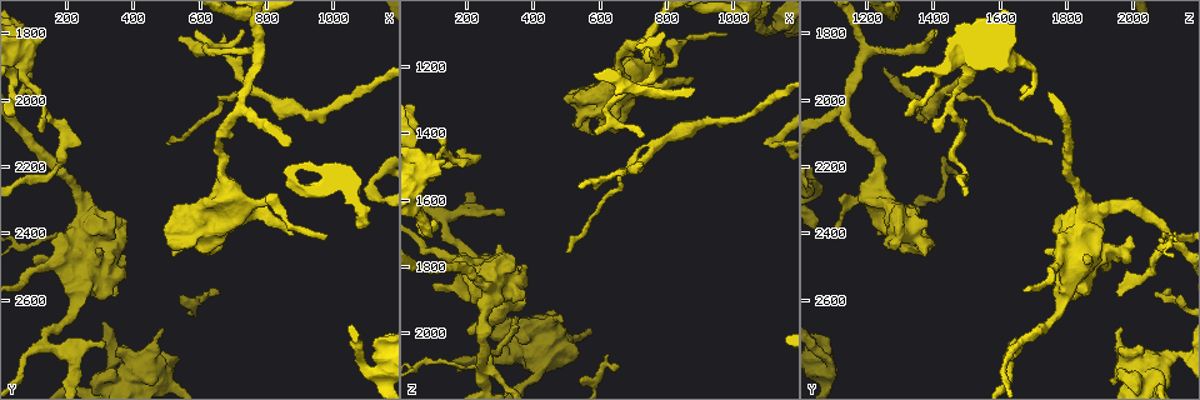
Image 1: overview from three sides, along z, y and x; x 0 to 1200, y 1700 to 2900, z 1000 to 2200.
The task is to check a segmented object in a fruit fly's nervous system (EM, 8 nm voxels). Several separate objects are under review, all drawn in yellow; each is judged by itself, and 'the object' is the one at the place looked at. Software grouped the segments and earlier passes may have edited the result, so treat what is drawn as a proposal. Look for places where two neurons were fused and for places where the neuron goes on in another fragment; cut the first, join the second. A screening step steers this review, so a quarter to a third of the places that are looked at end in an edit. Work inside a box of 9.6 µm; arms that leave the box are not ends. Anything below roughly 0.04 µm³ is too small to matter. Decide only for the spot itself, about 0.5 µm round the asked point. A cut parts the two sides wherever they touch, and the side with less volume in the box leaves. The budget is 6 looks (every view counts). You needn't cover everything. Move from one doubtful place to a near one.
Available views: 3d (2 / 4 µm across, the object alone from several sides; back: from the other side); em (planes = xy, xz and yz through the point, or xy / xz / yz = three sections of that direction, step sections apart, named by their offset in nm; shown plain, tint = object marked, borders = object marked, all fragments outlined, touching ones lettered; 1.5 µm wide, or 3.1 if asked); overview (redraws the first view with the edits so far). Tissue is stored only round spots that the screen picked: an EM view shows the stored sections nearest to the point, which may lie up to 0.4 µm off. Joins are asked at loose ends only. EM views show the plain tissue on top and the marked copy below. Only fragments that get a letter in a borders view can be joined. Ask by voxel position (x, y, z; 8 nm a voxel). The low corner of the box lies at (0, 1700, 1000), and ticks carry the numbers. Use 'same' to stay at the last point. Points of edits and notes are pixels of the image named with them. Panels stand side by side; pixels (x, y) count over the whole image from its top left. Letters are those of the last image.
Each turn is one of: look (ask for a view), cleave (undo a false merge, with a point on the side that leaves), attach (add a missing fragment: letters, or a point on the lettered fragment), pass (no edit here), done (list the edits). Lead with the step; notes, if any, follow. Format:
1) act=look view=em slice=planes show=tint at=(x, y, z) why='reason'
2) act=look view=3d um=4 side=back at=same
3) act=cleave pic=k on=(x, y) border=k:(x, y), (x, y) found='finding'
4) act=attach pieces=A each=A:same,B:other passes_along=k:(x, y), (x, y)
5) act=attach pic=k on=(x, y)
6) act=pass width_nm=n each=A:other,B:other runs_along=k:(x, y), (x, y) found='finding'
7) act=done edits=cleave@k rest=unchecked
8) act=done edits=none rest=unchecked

act=look view=3d um=2 at=(510, 2140, 1770)

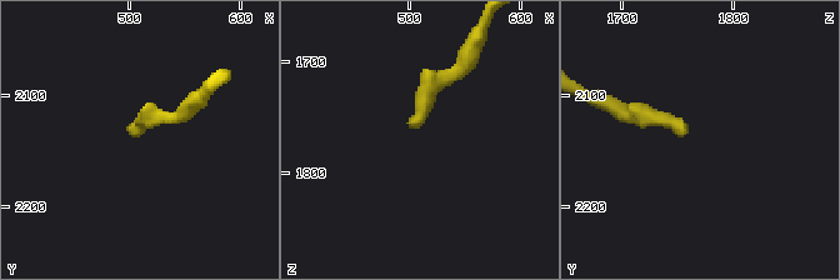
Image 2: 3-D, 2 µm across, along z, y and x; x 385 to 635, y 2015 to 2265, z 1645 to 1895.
act=look view=em slice=xz step=8 show=tint at=(502, 2134, 1760)

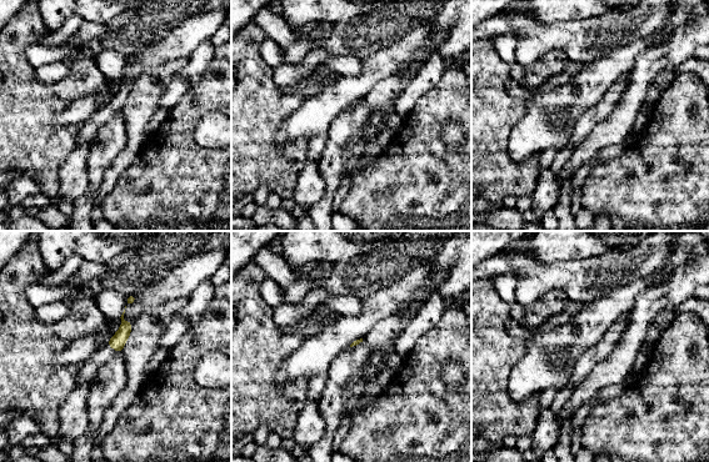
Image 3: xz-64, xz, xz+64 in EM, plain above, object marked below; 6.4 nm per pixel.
act=look view=em slice=planes show=borders at=same why='another direction'

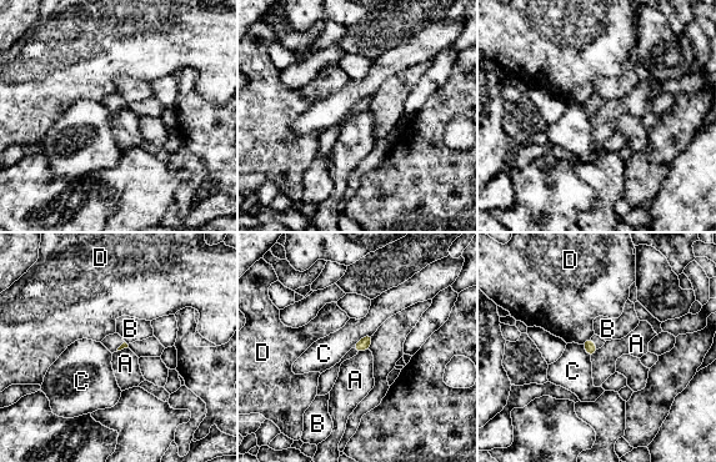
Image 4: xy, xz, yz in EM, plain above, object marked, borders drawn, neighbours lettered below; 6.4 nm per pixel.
act=pass each=A:other,B:other,C:other,D:other border=4:(367, 348), (358, 352) found='none of them fits'

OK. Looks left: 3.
act=look view=em slice=planes show=borders at=(530, 1820, 1560)

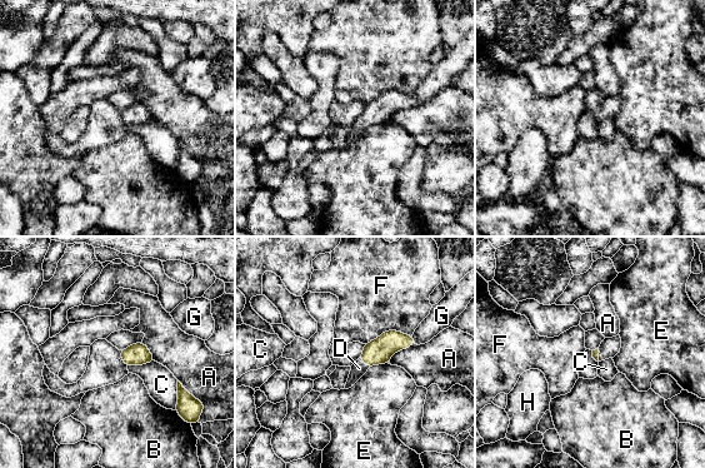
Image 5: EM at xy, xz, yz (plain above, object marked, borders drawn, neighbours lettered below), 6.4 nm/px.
act=attach pic=5 on=(359, 368) each=A:other,B:other,C:other,D:same,E:other,F:other,G:other,H:other passes_along=5:(380, 350), (364, 362), (359, 368) found='the neuron continues'

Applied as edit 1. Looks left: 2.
act=look view=overview

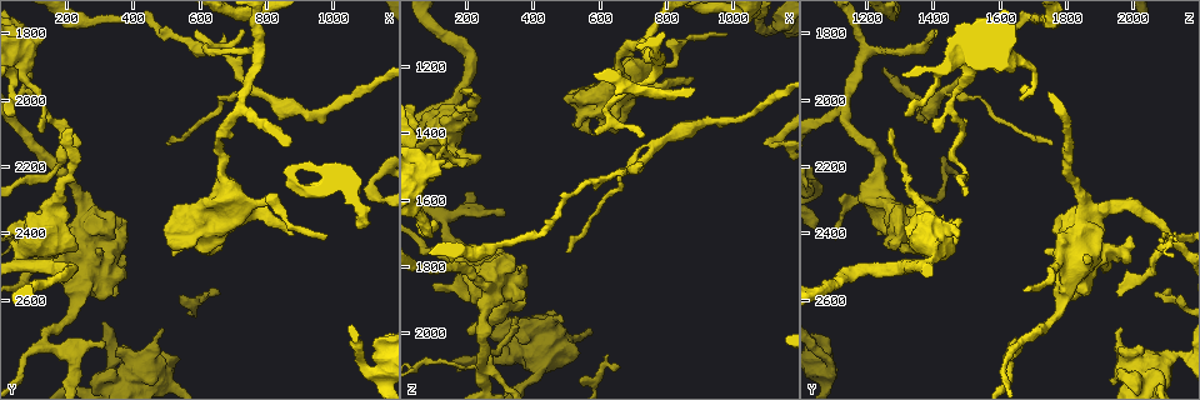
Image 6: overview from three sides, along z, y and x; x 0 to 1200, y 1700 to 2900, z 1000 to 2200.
act=look view=em slice=planes show=borders at=(880, 2400, 1230) why='an open end'

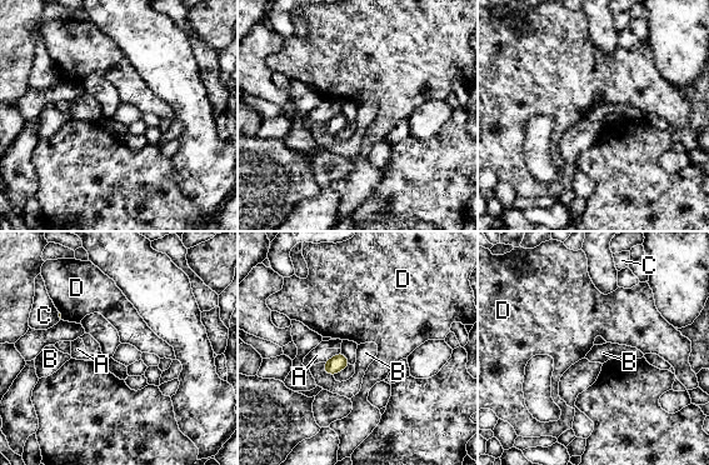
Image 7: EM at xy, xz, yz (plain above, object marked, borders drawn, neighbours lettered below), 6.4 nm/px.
act=pass each=A:other,B:other,C:other,D:other border=7:(324, 363), (324, 370), (333, 375) found='no lettered fragment goes on from it'

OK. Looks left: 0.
act=done edits=attach@5 rest=unchecked

